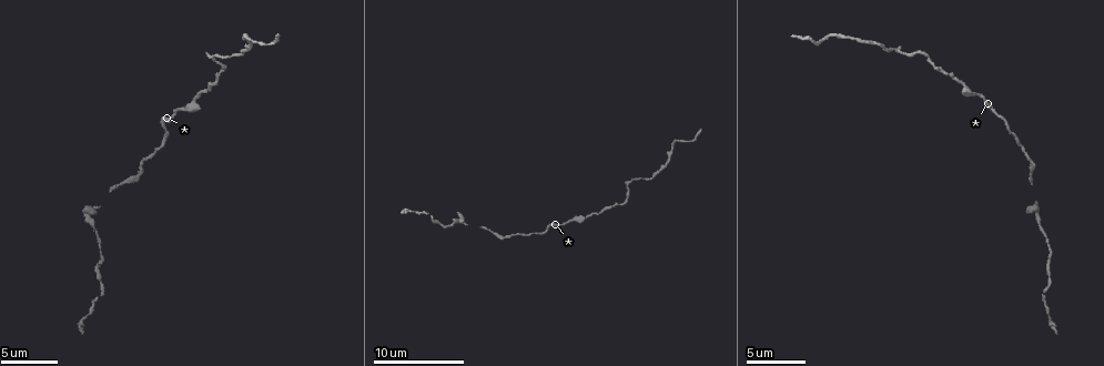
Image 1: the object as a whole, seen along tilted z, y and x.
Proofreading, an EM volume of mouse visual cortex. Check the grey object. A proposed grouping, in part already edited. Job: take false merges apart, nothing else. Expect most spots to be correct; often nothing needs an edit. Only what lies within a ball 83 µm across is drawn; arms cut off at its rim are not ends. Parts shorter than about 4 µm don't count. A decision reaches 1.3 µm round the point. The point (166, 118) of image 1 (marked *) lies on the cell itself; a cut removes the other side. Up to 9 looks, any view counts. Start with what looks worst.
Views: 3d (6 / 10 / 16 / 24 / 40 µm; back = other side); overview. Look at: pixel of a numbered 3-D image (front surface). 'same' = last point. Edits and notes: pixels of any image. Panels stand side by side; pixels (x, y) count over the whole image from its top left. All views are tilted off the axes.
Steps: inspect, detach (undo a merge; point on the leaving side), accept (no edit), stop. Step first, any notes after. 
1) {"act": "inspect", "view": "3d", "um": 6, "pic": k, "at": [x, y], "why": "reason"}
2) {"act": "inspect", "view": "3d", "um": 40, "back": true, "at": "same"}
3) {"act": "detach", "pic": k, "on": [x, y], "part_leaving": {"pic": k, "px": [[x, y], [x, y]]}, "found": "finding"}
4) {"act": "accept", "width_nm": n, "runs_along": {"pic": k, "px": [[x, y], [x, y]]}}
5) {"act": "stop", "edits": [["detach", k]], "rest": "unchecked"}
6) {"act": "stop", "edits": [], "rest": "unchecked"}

{"act": "inspect", "view": "3d", "um": 10, "pic": 1, "at": [672, 147], "why": "thick turns thin"}

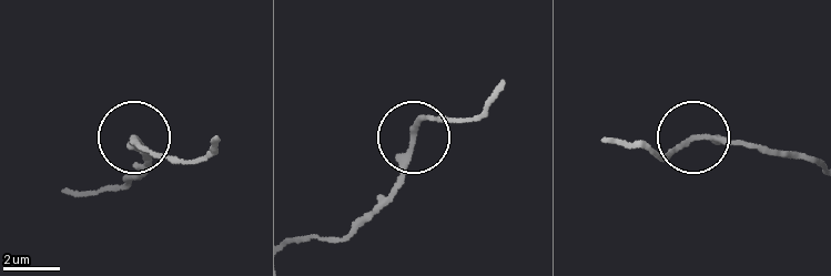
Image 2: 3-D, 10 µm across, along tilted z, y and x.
{"act": "accept", "runs_along": {"pic": 2, "px": [[810, 160], [695, 136], [665, 161]]}, "found": "continuous, no second cell"}

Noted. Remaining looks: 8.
{"act": "inspect", "view": "3d", "um": 16, "pic": 1, "at": [512, 234], "why": "calibre changes"}

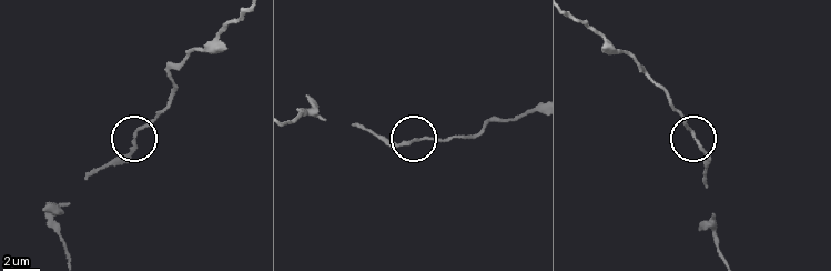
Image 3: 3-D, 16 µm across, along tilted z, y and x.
{"act": "accept", "runs_along": {"pic": 3, "px": [[496, 119], [472, 136], [417, 139], [394, 147], [373, 133]]}, "found": "one cell here"}

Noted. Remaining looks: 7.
{"act": "inspect", "view": "3d", "um": 10, "pic": 1, "at": [91, 226], "why": "sudden change in width"}

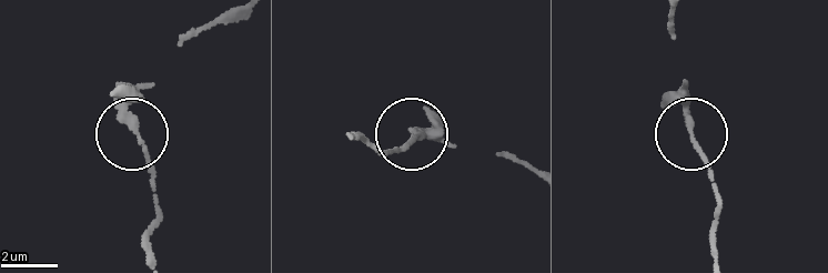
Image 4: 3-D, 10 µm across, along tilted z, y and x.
{"act": "inspect", "view": "3d", "um": 10, "back": true, "pic": 4, "at": [139, 134]}

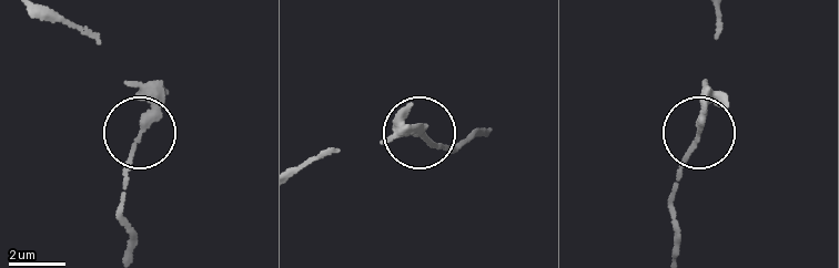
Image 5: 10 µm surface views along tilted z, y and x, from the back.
{"act": "accept", "runs_along": {"pic": 5, "px": [[61, 14], [94, 35], [141, 101], [140, 137], [118, 210]]}, "found": "all the same cell"}

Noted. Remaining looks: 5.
{"act": "inspect", "view": "3d", "um": 16, "pic": 1, "at": [902, 52], "why": "a narrow waist"}

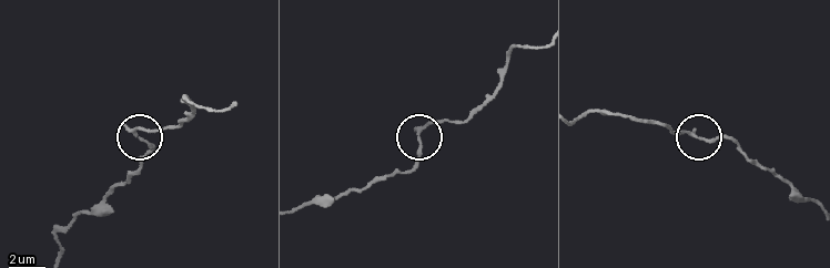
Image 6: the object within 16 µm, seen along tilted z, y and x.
{"act": "accept", "runs_along": {"pic": 6, "px": [[817, 206], [735, 143], [700, 140], [689, 132], [671, 133]]}, "found": "one cell here"}

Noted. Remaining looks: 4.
{"act": "stop", "edits": [], "rest": "unchecked"}

